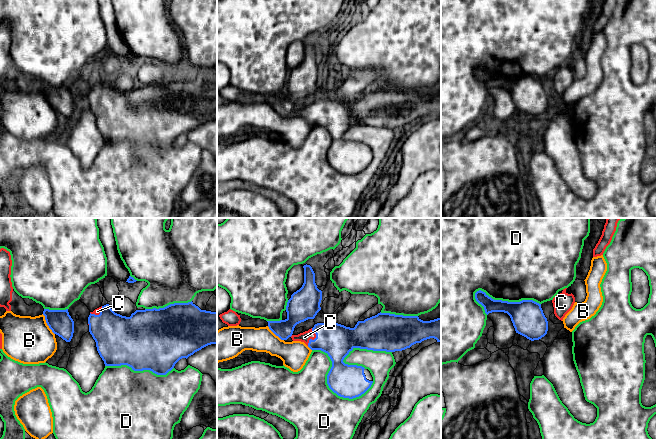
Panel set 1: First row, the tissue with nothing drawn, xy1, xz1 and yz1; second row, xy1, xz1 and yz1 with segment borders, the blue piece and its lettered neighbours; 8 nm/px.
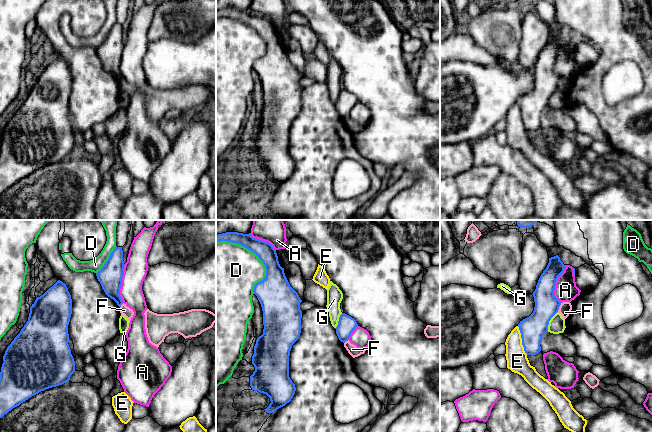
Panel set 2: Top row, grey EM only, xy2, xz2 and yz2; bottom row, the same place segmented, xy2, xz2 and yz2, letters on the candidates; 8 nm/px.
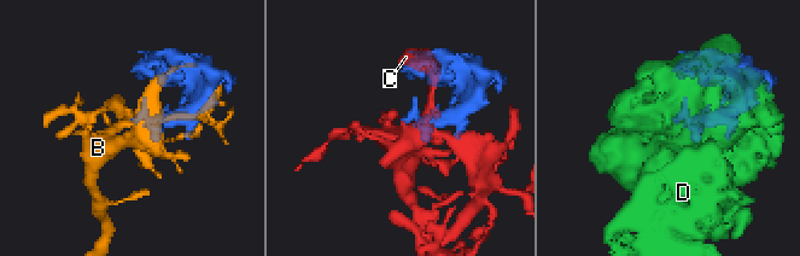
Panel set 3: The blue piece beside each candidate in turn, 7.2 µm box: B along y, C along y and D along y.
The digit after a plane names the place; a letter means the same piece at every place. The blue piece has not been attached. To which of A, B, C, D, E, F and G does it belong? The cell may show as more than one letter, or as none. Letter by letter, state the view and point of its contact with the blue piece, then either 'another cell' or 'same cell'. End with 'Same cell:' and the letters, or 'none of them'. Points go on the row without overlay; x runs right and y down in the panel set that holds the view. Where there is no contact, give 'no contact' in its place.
A: contact xy2 (121, 59); another cell
B: contact xy1 (47, 100); another cell
C: contact xz1 (315, 114); same cell
D: contact xz1 (327, 159); another cell
E: contact yz2 (522, 116); another cell
F: contact yz2 (559, 82); another cell
G: contact yz2 (549, 96); another cell
Same cell: C

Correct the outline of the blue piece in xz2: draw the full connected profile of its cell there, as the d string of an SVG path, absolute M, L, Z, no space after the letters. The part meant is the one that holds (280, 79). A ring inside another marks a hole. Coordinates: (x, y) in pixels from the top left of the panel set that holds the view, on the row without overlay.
M238 8L216 11L216 18L221 17L244 22L255 29L266 44L265 54L253 65L262 83L264 105L254 122L255 147L250 152L250 162L270 174L271 179L264 186L274 189L289 179L296 167L289 153L289 132L301 109L302 76L290 62L270 19L253 14L250 9Z

